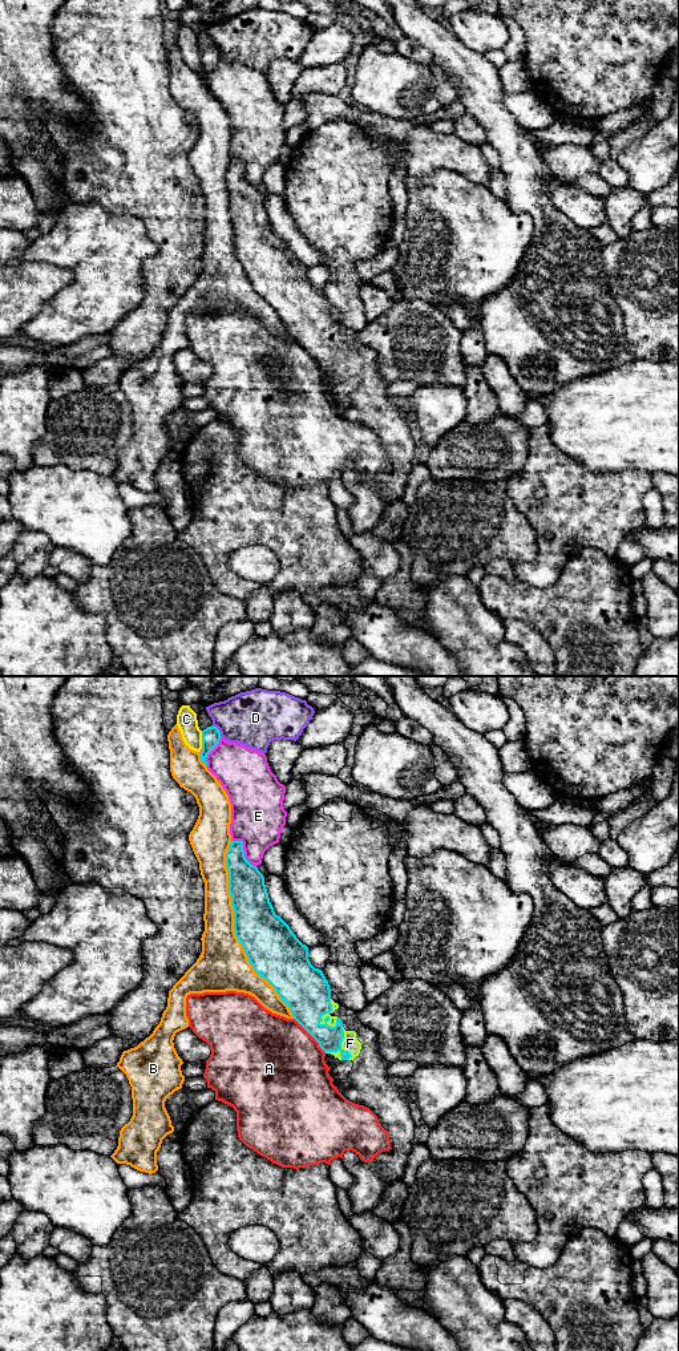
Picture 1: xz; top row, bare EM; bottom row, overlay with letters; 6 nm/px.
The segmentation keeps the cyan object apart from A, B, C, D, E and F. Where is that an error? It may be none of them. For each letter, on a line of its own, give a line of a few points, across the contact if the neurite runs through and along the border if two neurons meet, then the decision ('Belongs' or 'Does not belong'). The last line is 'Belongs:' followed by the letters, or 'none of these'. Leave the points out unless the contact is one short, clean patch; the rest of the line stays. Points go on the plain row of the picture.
A: Does not belong
B: Does not belong
C: Does not belong
D: Does not belong
E: Does not belong
F: Belongs
Belongs: F

